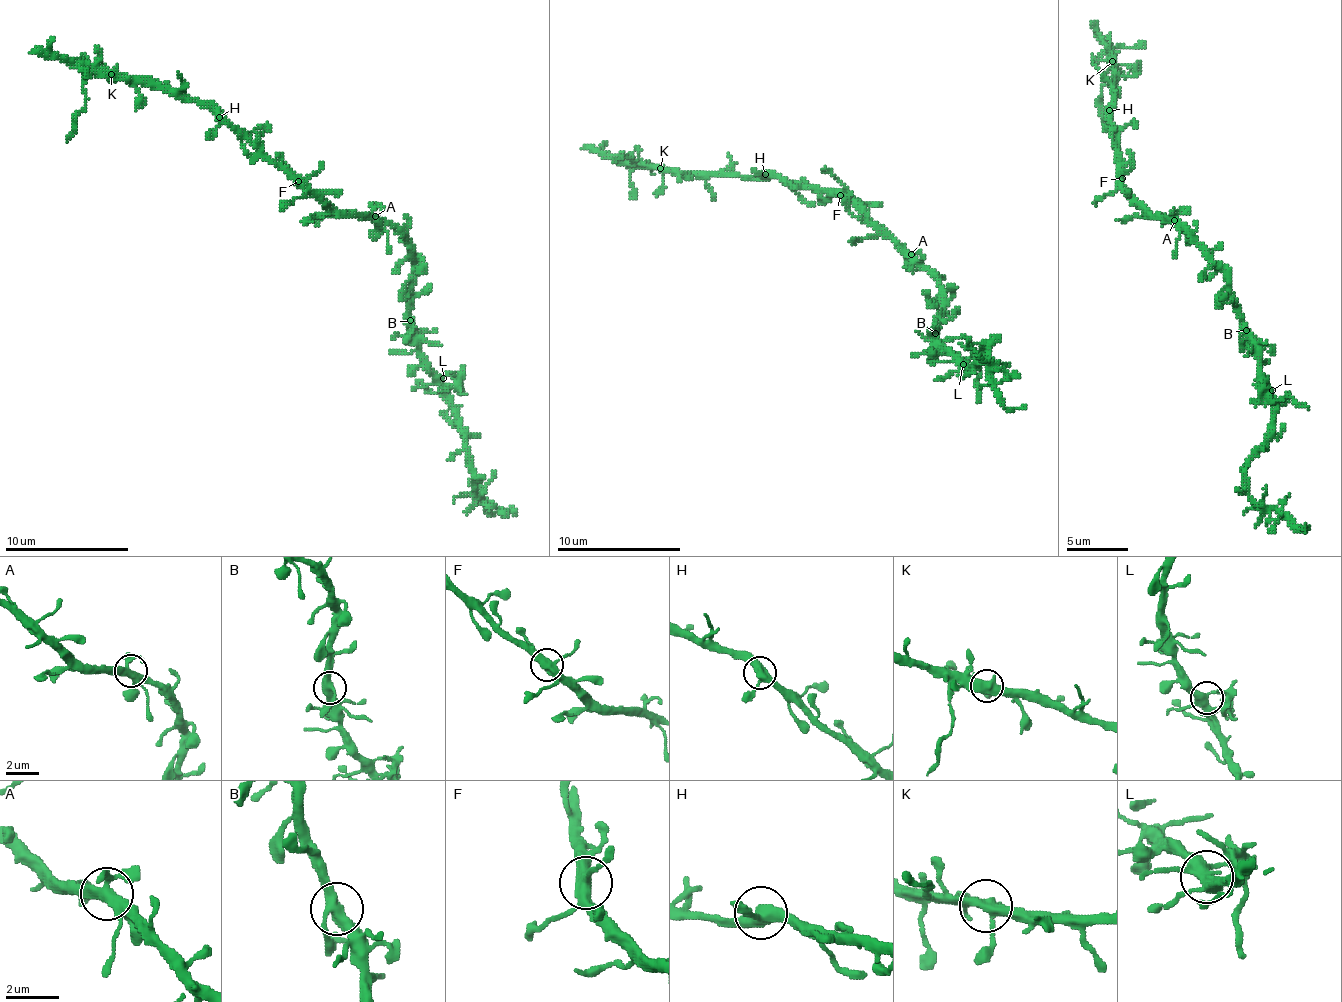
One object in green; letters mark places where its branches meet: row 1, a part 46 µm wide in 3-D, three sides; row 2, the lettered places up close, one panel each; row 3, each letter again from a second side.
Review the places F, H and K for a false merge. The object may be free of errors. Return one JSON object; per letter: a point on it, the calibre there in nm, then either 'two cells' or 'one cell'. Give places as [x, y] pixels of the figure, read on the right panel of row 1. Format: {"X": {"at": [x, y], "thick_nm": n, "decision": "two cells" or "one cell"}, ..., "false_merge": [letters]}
{"F": {"at": [1122, 178], "thick_nm": 440, "decision": "one cell"}, "H": {"at": [1109, 110], "thick_nm": 400, "decision": "one cell"}, "K": {"at": [1112, 61], "thick_nm": 440, "decision": "one cell"}, "false_merge": []}

